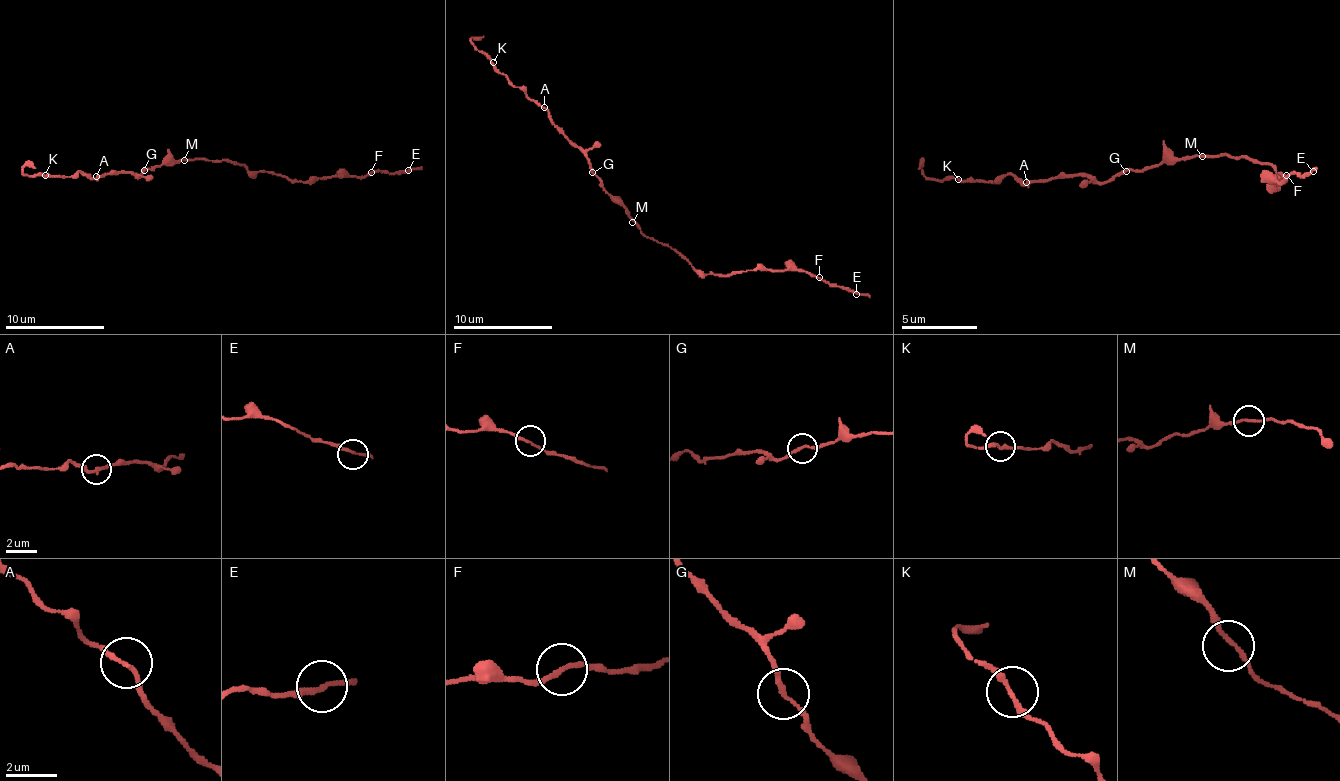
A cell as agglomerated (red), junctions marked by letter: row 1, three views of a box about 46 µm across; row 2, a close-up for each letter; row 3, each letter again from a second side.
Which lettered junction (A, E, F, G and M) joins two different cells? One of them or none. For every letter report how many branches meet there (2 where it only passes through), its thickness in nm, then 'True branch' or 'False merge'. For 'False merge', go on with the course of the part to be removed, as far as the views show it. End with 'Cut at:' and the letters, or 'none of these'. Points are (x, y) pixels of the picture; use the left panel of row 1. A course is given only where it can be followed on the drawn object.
A: Branches: 2. Thickness 180 nm. True branch
E: Branches: 2. Thickness 190 nm. True branch
F: Branches: 2. Thickness 180 nm. True branch
G: Branches: 2. Thickness 170 nm. True branch
M: Branches: 2. Thickness 150 nm. True branch
Cut at: none of these

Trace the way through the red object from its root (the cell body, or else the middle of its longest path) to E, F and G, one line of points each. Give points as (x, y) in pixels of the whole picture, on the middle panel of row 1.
E: (635, 219), (647, 237), (672, 247), (697, 272), (804, 269), (856, 294)
F: (635, 219), (647, 237), (672, 247), (704, 274), (804, 269), (819, 277)
G: (635, 219), (592, 172)

